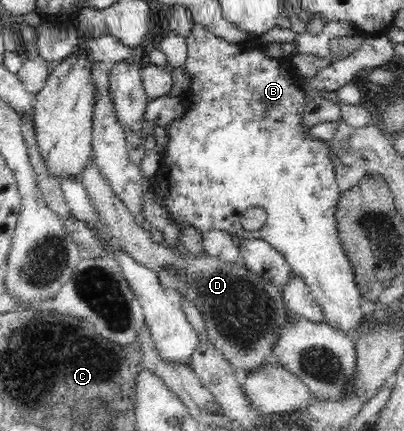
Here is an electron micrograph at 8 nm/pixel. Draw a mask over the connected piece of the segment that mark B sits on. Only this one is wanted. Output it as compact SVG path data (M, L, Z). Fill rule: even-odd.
M194 24L192 31L185 39L188 55L184 62L184 69L187 73L187 78L191 81L191 85L183 95L185 100L189 102L189 106L181 118L165 126L167 134L169 134L169 142L165 146L165 152L162 153L161 170L156 175L156 196L164 198L162 202L165 205L165 209L167 209L167 213L169 213L169 219L178 228L181 226L192 226L199 233L216 228L227 232L233 239L258 238L259 240L264 240L285 256L295 275L303 278L303 281L310 289L313 302L323 309L322 322L327 323L329 326L336 326L341 332L354 336L354 332L359 332L363 328L361 324L363 324L363 315L365 314L363 314L360 307L360 299L363 297L361 296L361 289L357 285L349 257L345 254L338 237L336 210L341 192L337 186L335 164L333 164L330 148L328 148L326 142L311 137L309 135L310 126L303 123L304 108L309 104L310 100L307 100L307 96L305 95L306 90L299 85L299 81L295 77L296 69L291 67L291 62L287 58L271 58L265 54L261 56L241 56L243 52L247 52L247 46L251 45L248 45L248 43L233 44L227 42L213 34L211 30L203 25ZM252 207L264 208L267 211L267 221L263 224L262 228L247 231L241 225L241 216L245 214L248 208Z

